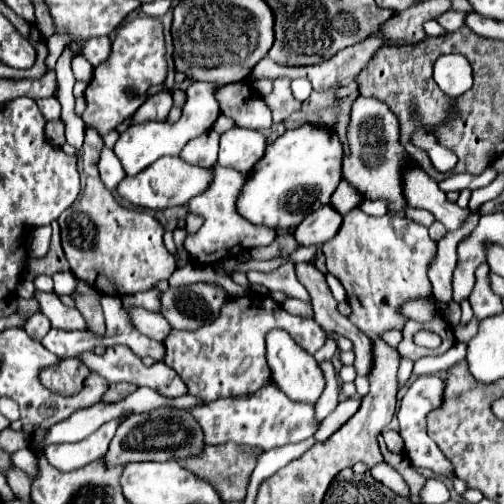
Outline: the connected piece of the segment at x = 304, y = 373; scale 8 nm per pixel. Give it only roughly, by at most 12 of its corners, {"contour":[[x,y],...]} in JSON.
{"contour":[[288,332],[266,334],[272,380],[316,404],[324,376]]}

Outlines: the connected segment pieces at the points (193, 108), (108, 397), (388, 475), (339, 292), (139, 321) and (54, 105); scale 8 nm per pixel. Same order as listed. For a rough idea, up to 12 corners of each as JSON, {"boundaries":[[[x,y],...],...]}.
{"boundaries":[[[192,82],[178,122],[120,134],[114,154],[128,176],[178,156],[220,114],[218,84]],[[112,384],[104,402],[124,400],[136,390],[134,384]],[[386,462],[372,468],[372,476],[398,496],[410,500],[406,480]],[[326,274],[328,286],[338,302],[346,300],[344,286],[332,276]],[[132,308],[134,326],[152,340],[164,342],[172,326],[162,314]],[[54,96],[36,104],[46,120],[60,118],[60,102]]]}

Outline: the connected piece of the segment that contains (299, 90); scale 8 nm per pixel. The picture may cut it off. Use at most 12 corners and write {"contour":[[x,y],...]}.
{"contour":[[304,78],[292,80],[292,94],[308,100],[312,84]]}

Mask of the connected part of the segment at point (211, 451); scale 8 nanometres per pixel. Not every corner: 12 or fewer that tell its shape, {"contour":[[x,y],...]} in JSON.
{"contour":[[206,446],[178,460],[224,502],[242,502],[262,448]]}

